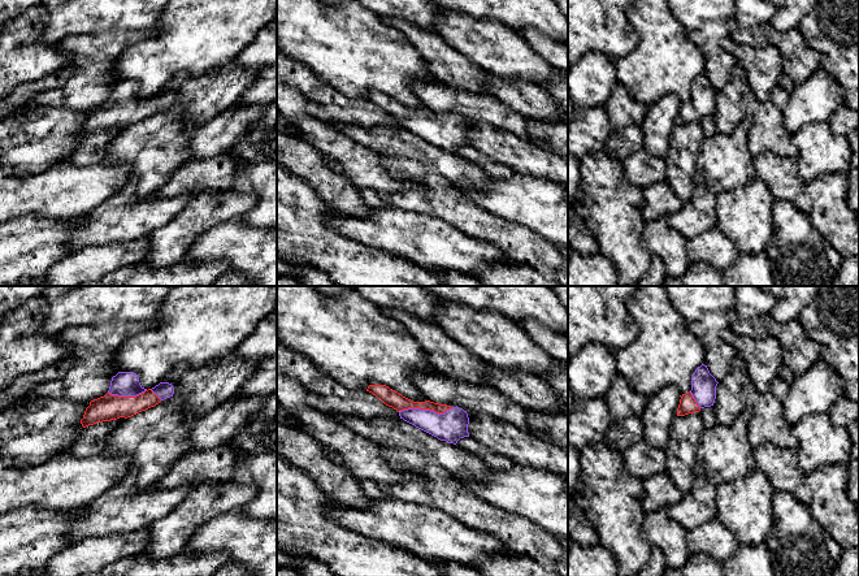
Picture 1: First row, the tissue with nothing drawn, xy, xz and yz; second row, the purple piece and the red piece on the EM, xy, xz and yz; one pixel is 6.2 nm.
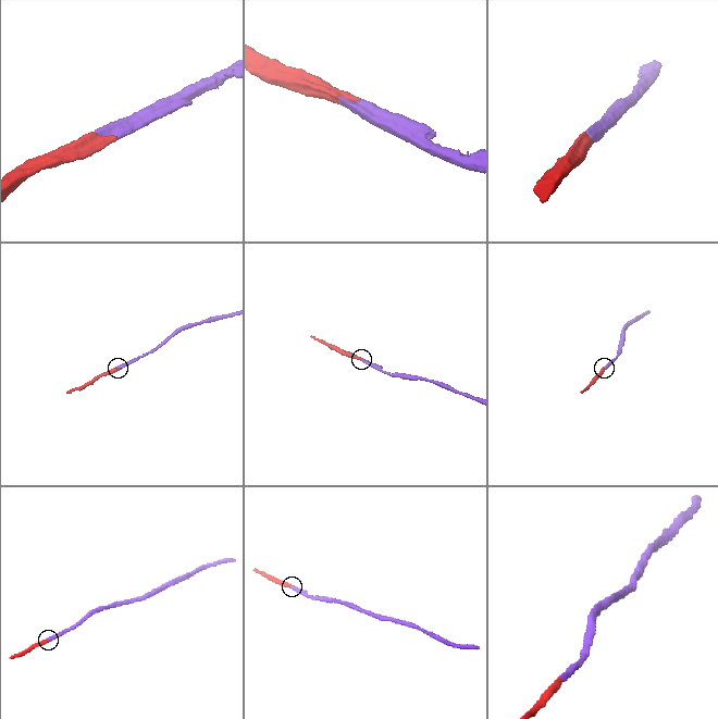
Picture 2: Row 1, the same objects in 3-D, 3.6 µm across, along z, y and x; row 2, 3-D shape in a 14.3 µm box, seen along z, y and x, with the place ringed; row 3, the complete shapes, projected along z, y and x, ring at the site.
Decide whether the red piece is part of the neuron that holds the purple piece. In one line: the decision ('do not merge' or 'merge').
merge

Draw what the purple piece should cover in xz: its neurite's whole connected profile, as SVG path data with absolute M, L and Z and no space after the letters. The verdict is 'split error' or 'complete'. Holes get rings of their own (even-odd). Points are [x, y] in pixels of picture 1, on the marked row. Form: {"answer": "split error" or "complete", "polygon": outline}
{"answer": "split error", "polygon": "M369 385L366 391L396 410L404 421L441 441L456 445L460 438L469 437L469 417L463 408L430 400L413 402L386 385Z"}

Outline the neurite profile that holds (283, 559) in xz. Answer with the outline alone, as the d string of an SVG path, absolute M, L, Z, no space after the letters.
M277 456L277 567L295 564L295 556L283 551L287 547L326 563L335 576L443 576L433 562L333 521L327 512L340 506L304 471Z

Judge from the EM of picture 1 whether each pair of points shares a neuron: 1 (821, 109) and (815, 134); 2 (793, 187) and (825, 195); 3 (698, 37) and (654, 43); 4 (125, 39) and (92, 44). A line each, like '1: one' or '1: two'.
1: two
2: two
3: two
4: one

